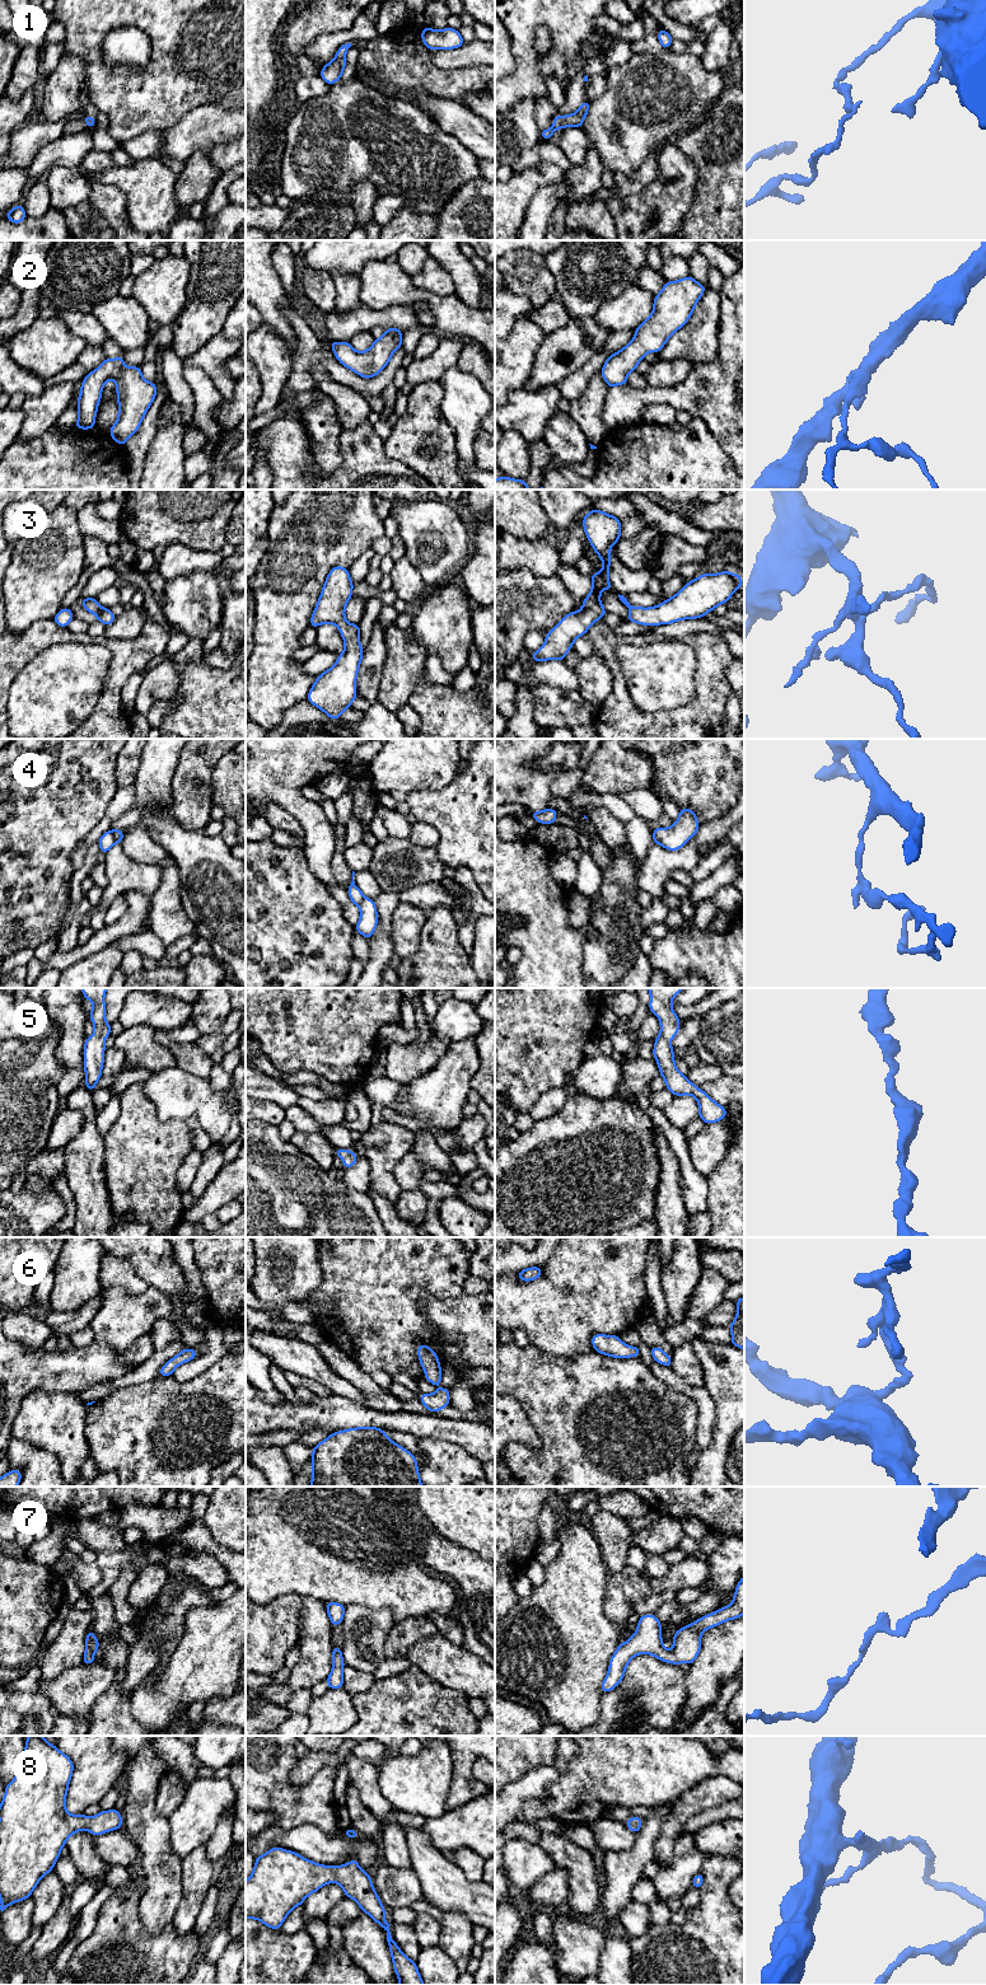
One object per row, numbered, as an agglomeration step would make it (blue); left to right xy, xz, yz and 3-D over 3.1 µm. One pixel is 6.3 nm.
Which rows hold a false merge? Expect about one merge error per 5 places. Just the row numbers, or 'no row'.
4

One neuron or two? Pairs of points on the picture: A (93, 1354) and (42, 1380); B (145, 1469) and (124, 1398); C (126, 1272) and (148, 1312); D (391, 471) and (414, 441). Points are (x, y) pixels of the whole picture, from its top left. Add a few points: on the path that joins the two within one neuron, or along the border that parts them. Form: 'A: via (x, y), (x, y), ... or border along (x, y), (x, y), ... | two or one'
A: via (80, 1367), (71, 1371), (55, 1371) | one
B: via (145, 1451), (145, 1435), (132, 1422), (130, 1415) | one
C: border along (149, 1286), (138, 1295), (110, 1287) | two
D: border along (383, 441), (383, 450), (391, 458), (421, 476) | two

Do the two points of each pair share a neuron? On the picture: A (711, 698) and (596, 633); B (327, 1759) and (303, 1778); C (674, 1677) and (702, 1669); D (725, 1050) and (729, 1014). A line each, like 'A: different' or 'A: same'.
A: same
B: same
C: different
D: same

